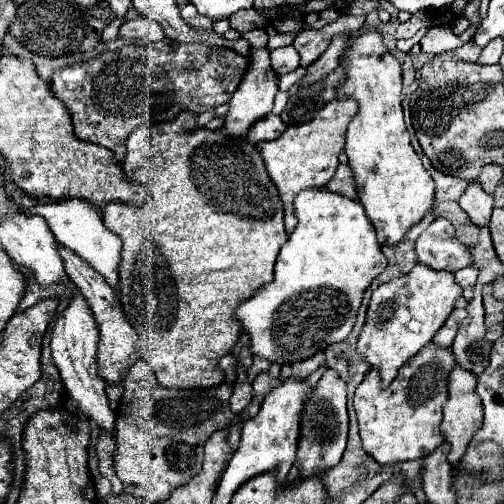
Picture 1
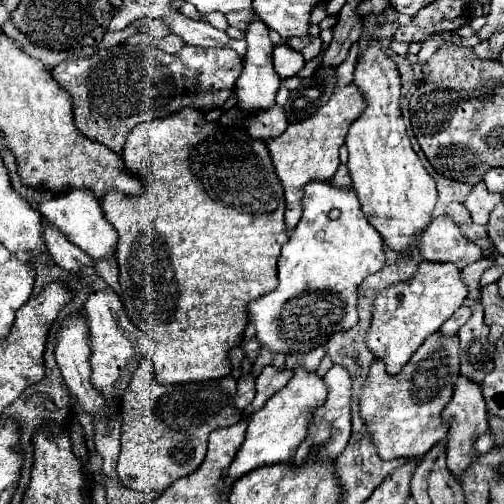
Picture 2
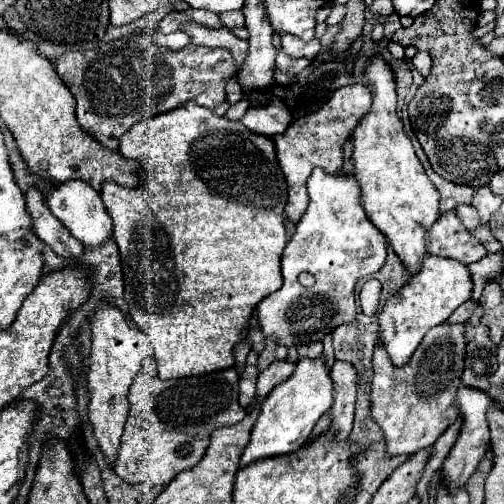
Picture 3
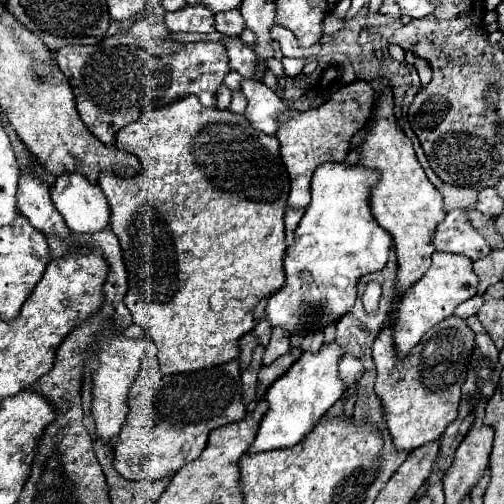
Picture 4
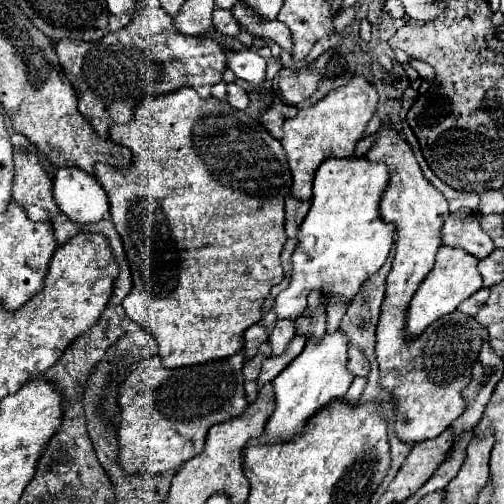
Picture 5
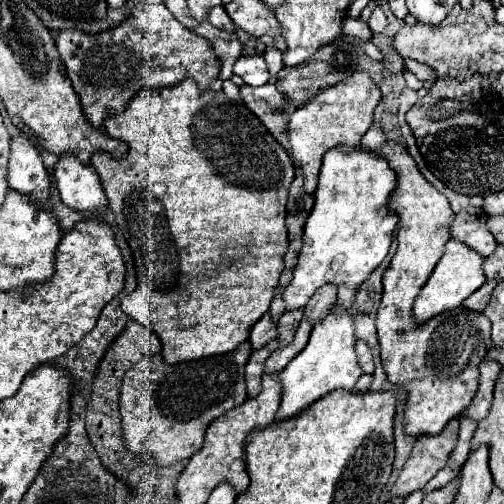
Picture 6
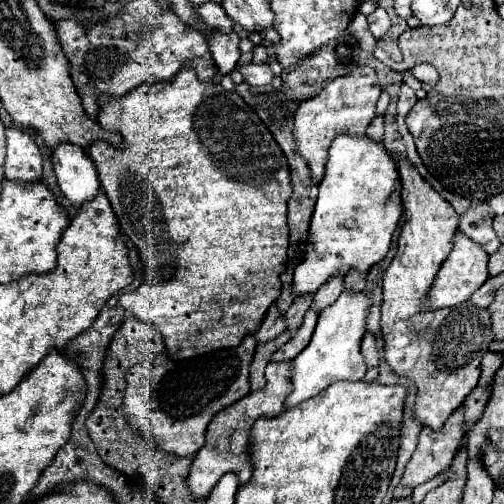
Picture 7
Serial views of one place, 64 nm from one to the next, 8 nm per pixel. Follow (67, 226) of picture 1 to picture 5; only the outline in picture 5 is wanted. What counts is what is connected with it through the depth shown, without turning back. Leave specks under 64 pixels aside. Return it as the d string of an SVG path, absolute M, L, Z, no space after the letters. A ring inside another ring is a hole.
M58 168L54 200L62 214L78 226L96 224L110 212L108 196L98 180L80 168Z

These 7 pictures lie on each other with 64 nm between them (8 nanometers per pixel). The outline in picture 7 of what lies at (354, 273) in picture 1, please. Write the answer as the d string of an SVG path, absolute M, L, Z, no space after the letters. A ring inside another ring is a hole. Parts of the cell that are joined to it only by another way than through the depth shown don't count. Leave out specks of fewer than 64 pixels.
M338 136L328 152L324 178L310 220L308 246L302 262L294 268L294 298L314 294L324 282L350 272L366 274L388 254L392 234L400 222L400 178L382 142Z

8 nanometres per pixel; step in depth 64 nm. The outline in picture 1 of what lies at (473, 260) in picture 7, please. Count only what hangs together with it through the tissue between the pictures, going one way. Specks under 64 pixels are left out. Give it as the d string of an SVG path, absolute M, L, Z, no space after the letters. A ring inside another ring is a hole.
M416 264L406 276L390 280L372 292L356 350L370 368L378 370L384 388L396 378L398 368L434 338L454 310L456 298L460 298L460 286L454 282L454 274L436 272L422 264Z

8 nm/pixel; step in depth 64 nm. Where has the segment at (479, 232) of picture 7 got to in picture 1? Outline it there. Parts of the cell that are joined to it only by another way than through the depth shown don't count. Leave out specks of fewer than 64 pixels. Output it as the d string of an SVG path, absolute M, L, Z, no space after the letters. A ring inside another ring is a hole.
M436 218L416 240L418 262L432 270L456 272L472 262L468 246L454 238L454 226L446 218Z

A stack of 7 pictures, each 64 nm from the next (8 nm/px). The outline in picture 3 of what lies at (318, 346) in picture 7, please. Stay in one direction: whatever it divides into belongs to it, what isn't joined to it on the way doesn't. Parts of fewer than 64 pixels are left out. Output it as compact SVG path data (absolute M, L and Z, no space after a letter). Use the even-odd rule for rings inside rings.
M322 358L300 360L296 364L294 374L284 384L276 386L260 406L260 416L250 432L250 444L242 452L240 468L256 460L296 452L306 442L316 422L324 412L328 412L330 406L332 406L332 380L330 370L324 366L324 360Z

